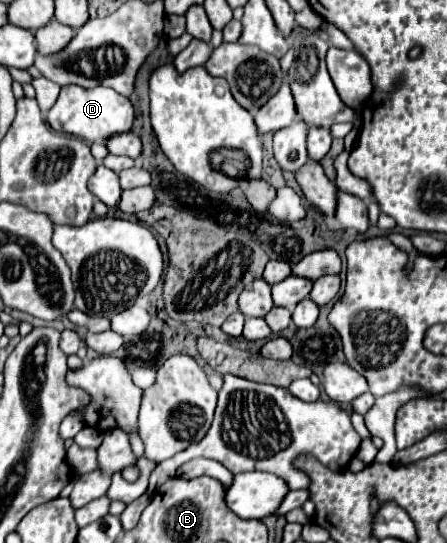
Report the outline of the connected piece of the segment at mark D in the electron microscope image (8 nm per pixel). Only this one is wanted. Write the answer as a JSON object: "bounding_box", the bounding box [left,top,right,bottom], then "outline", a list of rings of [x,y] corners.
{"bounding_box":[47,85,135,143],"outline":[[[65,85],[61,87],[57,103],[49,109],[47,121],[55,131],[75,135],[89,143],[105,143],[113,135],[131,131],[135,121],[135,109],[127,97],[119,95],[117,91],[111,91],[109,87],[97,85],[93,89],[85,89],[79,85]]]}

